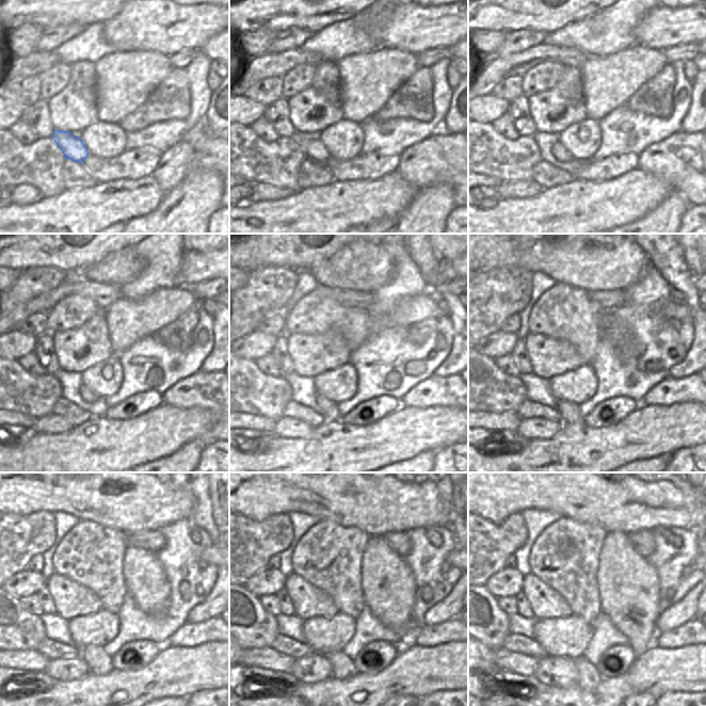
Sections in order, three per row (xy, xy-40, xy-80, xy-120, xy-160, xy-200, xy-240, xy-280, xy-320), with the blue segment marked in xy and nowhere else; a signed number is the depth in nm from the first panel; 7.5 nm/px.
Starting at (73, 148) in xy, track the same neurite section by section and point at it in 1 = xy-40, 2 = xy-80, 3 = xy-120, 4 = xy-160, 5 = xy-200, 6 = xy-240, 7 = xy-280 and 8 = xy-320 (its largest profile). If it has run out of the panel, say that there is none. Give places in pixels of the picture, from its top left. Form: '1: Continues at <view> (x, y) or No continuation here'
1: Continues at xy-40 (314, 149)
2: Continues at xy-80 (558, 150)
3: Continues at xy-120 (85, 394)
4: Continues at xy-160 (329, 408)
5: Continues at xy-200 (570, 413)
6: Continues at xy-240 (99, 663)
7: Continues at xy-280 (342, 667)
8: Continues at xy-320 (588, 676).

